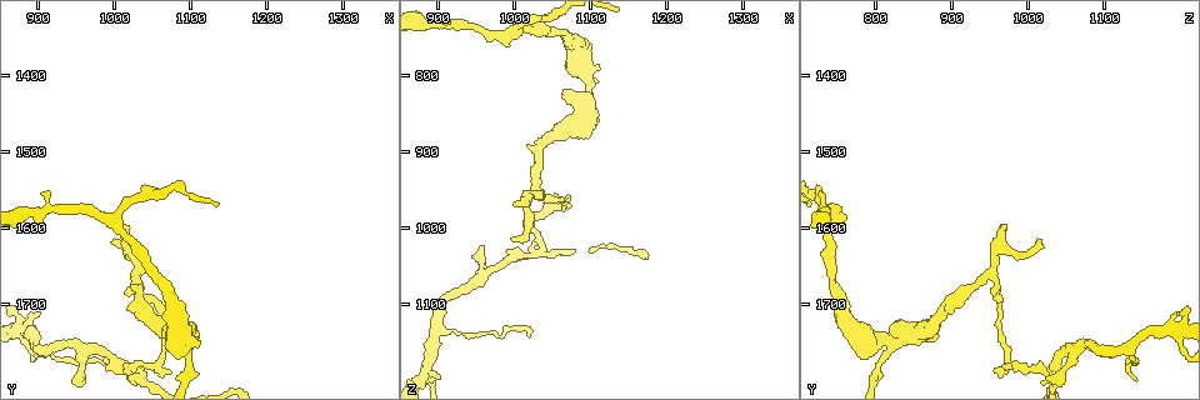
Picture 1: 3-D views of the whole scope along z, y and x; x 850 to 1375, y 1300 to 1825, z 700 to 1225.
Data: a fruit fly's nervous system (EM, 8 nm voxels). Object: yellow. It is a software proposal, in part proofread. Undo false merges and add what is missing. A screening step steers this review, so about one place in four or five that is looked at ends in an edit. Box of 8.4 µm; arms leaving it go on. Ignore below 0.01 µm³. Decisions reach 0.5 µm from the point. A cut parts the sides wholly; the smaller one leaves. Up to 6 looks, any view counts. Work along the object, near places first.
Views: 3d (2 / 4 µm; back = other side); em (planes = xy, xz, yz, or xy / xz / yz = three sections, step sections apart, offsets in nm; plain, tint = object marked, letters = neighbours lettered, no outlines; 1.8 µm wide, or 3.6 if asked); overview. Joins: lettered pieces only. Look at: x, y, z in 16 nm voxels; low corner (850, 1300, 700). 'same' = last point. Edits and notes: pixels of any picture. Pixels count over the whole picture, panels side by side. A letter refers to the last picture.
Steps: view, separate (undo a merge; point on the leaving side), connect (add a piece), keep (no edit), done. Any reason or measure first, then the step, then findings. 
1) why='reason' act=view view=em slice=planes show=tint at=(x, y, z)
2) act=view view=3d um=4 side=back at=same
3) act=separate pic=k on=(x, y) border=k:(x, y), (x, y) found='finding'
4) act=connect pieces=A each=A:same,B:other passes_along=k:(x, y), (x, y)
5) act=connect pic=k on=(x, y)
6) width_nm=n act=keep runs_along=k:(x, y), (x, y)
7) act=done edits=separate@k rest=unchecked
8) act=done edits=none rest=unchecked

why='sharp bend' act=view view=em slice=planes show=tint at=(970, 1760, 1055)

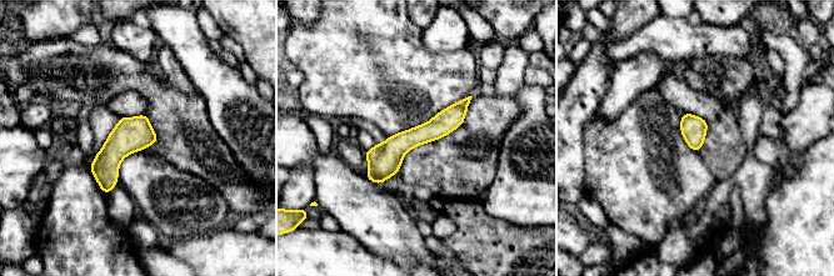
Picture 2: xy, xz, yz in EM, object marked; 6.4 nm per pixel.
why='what lies round it' act=view view=em slice=planes show=letters at=same

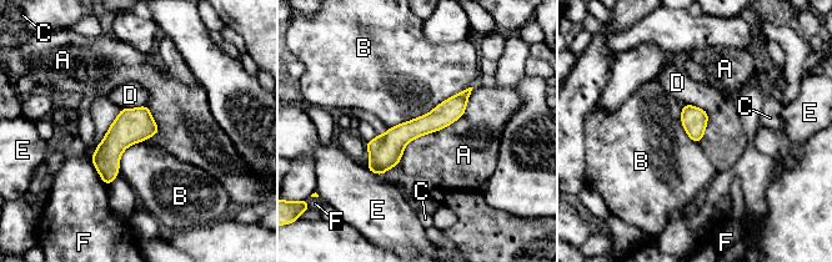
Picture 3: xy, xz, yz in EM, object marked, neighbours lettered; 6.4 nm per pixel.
act=keep each=A:other,B:other,C:other,D:other,E:other,F:other runs_along=3:(466, 92), (371, 166) found='all the same neuron'

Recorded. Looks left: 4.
why='three-way junction' act=view view=em slice=planes show=letters at=(1100, 1745, 810)

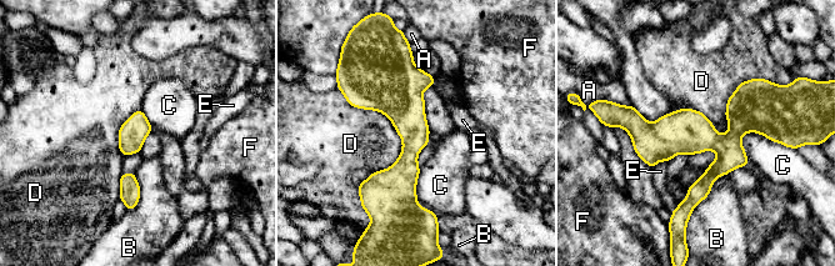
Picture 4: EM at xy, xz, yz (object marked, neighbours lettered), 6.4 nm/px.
width_nm=180 act=keep each=A:other,B:other,C:other,D:other,E:other,F:other runs_along=4:(403, 60), (410, 209) found='one neuron here'

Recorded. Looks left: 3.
why='abrupt turn' act=view view=3d um=4 at=(1030, 1660, 940)

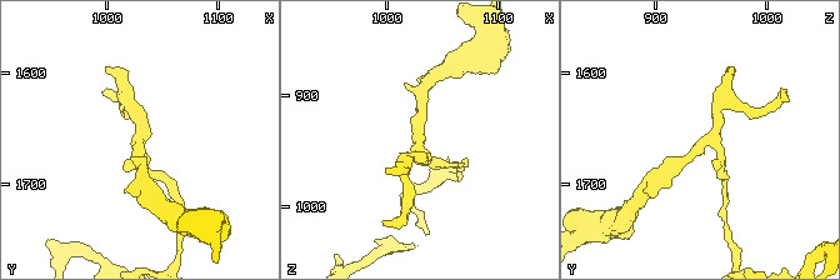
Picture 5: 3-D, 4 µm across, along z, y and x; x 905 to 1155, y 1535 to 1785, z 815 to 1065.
arms=3 why='now the EM' act=view view=em slice=planes show=letters at=(1026, 1664, 946)

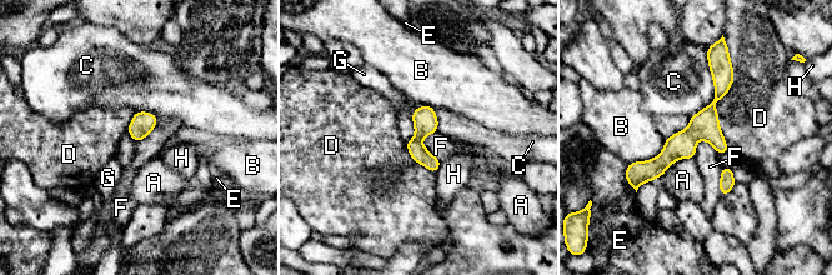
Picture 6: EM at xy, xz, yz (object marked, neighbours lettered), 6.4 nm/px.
longest_contact=D:600nm act=keep each=A:other,B:other,C:other,D:other,E:other,F:other,G:other,H:other runs_along=6:(712, 64), (720, 93), (708, 116), (637, 180) found='continuous, no second neuron'

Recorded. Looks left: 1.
act=done edits=none rest=unchecked

